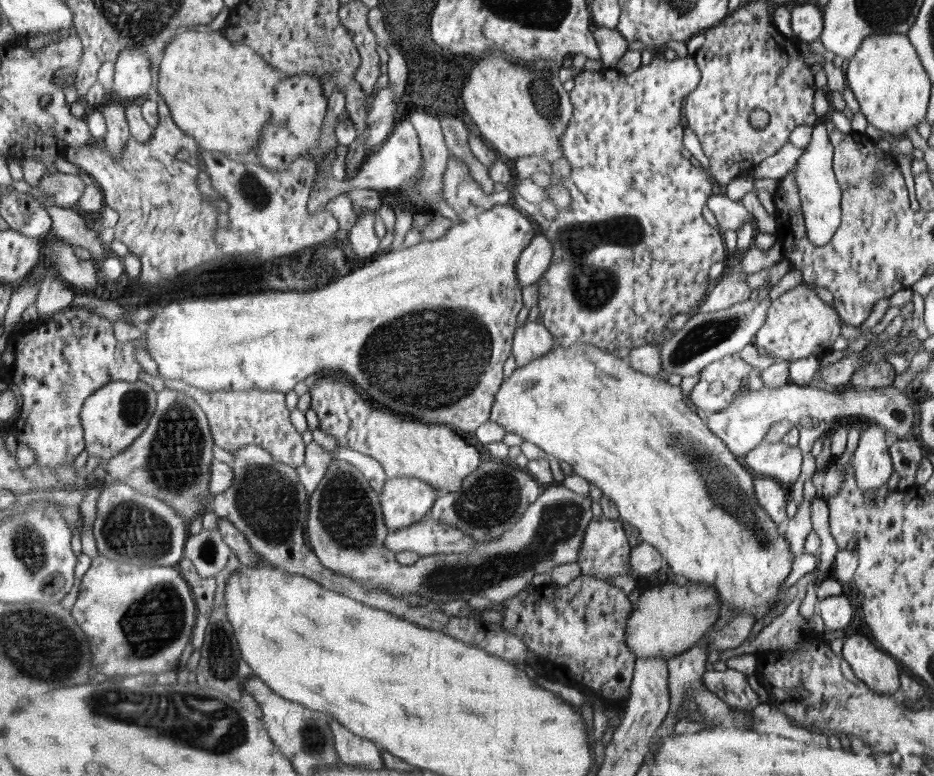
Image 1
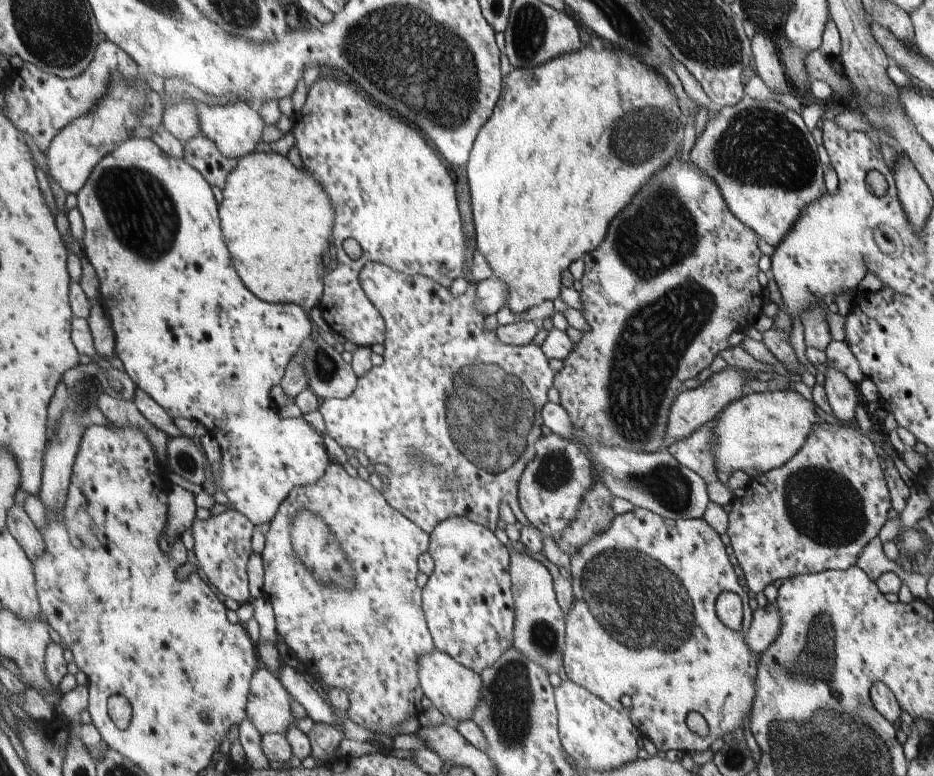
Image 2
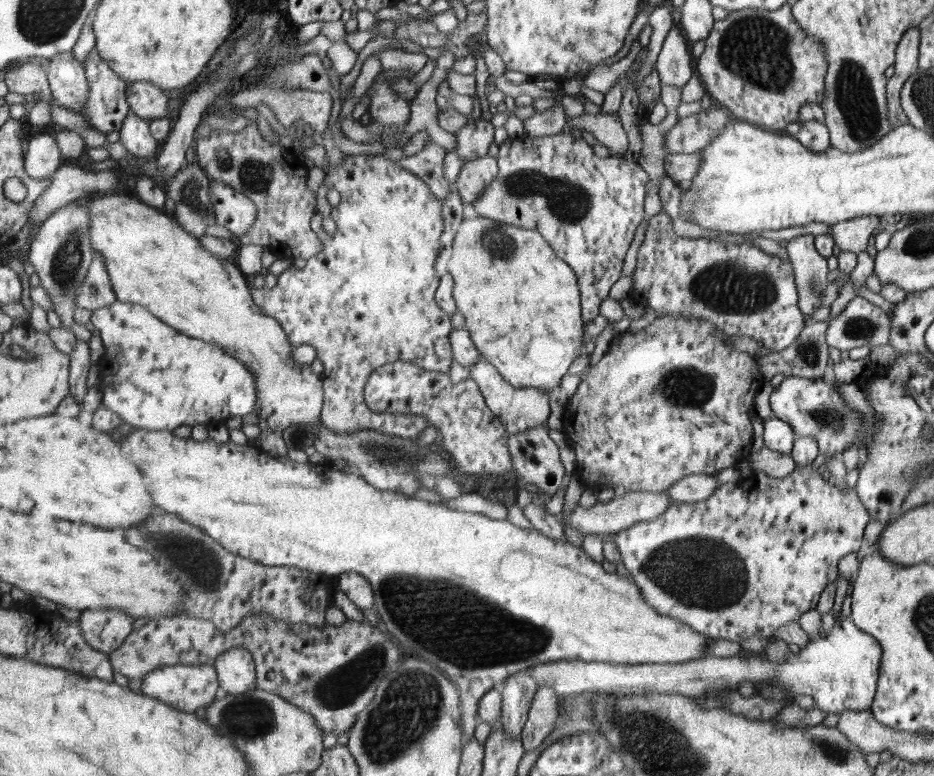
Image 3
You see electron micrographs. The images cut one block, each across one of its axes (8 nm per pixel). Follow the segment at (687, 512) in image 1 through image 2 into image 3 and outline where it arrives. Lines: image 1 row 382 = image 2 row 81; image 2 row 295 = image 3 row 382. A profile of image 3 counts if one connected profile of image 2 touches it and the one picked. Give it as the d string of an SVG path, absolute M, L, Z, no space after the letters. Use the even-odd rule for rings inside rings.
M477 217L474 219L463 219L453 241L452 255L447 265L447 273L454 281L453 298L458 311L465 318L465 328L470 333L475 348L478 349L479 356L483 357L489 364L492 364L496 371L506 382L519 389L535 388L544 390L552 396L554 388L558 388L560 380L563 380L568 366L584 353L584 322L580 316L580 296L578 294L578 285L574 270L562 258L555 256L555 251L547 244L547 241L536 230L527 230L504 226L502 222L492 220L486 217Z

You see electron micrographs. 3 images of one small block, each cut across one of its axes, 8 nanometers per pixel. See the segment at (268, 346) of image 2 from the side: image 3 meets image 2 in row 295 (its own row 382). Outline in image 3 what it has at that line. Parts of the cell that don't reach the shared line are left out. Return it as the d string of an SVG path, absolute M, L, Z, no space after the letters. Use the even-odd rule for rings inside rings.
M116 301L105 308L100 308L92 312L91 321L95 328L100 331L100 338L105 347L104 356L99 363L103 372L100 384L102 392L101 404L108 410L118 414L123 422L138 429L173 431L174 428L178 428L178 426L193 427L196 425L206 425L208 422L228 420L230 416L244 416L244 414L250 414L250 412L256 414L256 406L259 406L259 397L258 390L256 390L256 380L252 377L253 373L250 373L244 367L244 364L239 362L240 360L228 356L228 354L224 352L224 348L220 348L220 346L216 346L216 344L210 344L210 342L204 342L204 340L198 340L198 338L192 338L186 336L186 334L182 332L178 332L178 330L172 328L167 322L160 320L155 314L138 304Z

